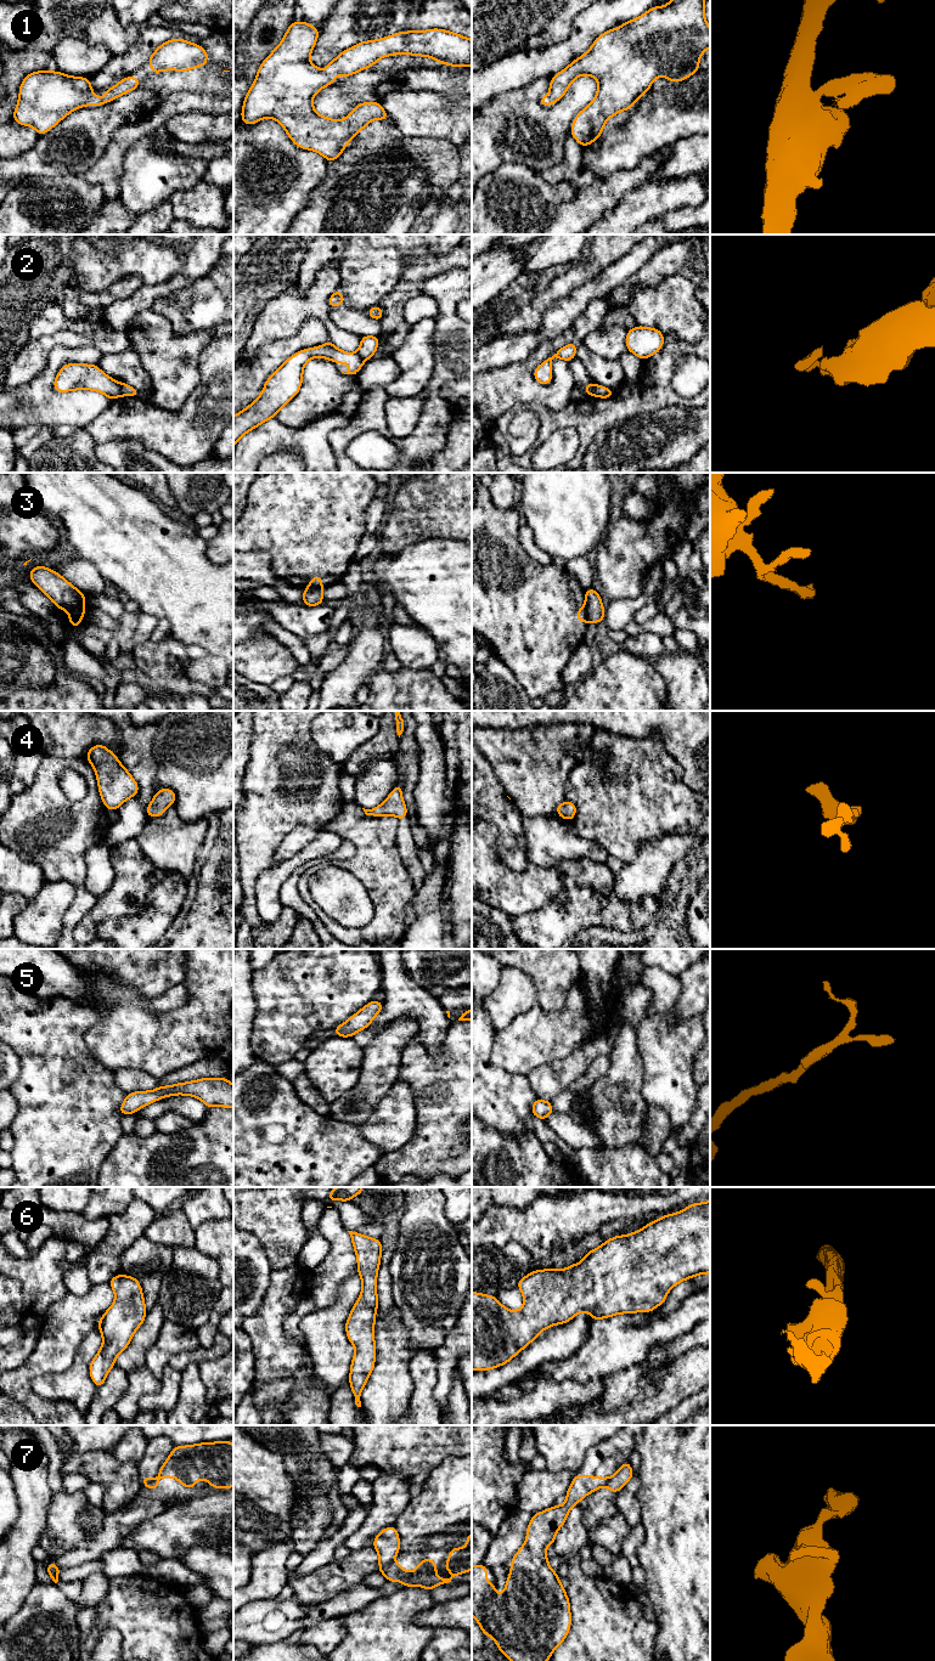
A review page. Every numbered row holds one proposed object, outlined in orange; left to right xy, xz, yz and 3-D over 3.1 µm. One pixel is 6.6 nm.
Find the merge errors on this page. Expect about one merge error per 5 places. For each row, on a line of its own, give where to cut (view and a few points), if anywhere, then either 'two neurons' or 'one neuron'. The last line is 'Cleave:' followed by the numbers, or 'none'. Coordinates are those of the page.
1: no cut; one neuron
2: cut in xy along (119, 383), (120, 394); two neurons
3: cut in xy along (85, 605), (69, 615); two neurons
4: no cut; one neuron
5: no cut; one neuron
6: no cut; one neuron
7: cut in xz along (393, 1560), (382, 1571); two neurons
Cleave: 2, 3, 7

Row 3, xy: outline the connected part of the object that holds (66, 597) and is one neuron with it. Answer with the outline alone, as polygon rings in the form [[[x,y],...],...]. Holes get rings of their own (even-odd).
[[[35,566],[30,570],[29,576],[30,581],[45,593],[58,609],[68,611],[69,615],[88,605],[83,603],[88,597],[64,580],[58,572],[45,566]]]

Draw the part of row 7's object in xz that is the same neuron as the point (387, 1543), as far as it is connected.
[[[395,1526],[381,1531],[373,1539],[373,1547],[379,1555],[378,1572],[383,1572],[384,1567],[394,1561],[400,1550],[400,1538]]]

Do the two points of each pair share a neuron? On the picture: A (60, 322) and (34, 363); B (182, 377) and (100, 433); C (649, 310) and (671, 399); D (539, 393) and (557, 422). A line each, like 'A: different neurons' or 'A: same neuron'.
A: different neurons
B: different neurons
C: different neurons
D: different neurons

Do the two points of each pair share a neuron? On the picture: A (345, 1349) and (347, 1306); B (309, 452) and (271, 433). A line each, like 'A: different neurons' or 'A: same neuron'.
A: same neuron
B: same neuron

